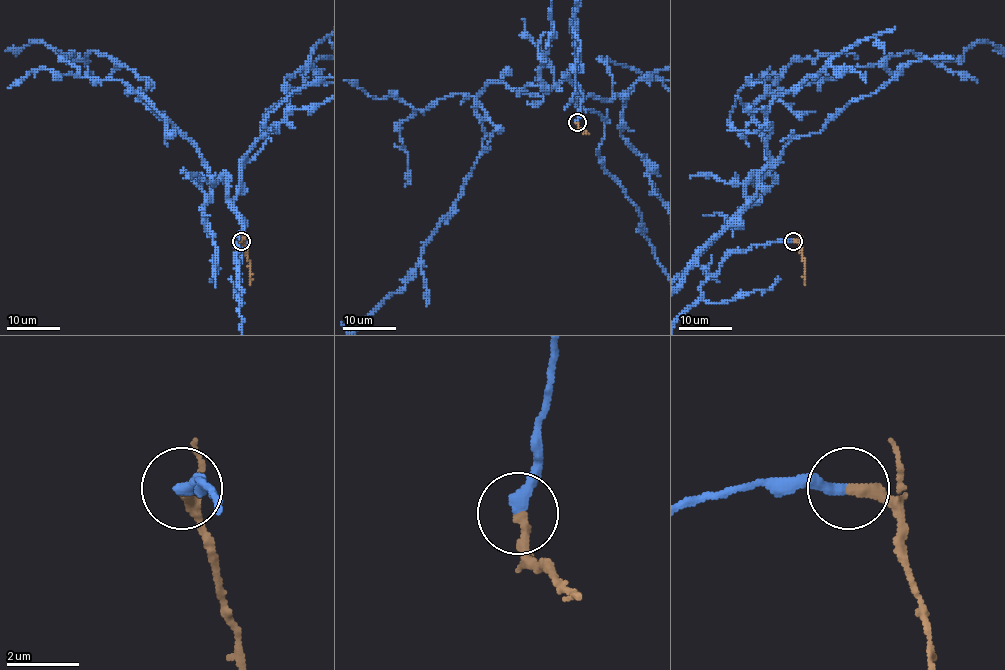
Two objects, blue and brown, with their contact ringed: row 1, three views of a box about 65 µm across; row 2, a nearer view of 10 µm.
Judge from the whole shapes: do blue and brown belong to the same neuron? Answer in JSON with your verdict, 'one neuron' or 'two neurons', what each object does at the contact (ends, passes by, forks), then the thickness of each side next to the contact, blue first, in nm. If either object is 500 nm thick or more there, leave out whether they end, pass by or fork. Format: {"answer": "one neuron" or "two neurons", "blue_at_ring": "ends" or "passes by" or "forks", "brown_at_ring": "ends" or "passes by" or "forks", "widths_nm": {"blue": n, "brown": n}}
{"answer": "one neuron", "blue_at_ring": "ends", "brown_at_ring": "ends", "widths_nm": {"blue": 320, "brown": 300}}

